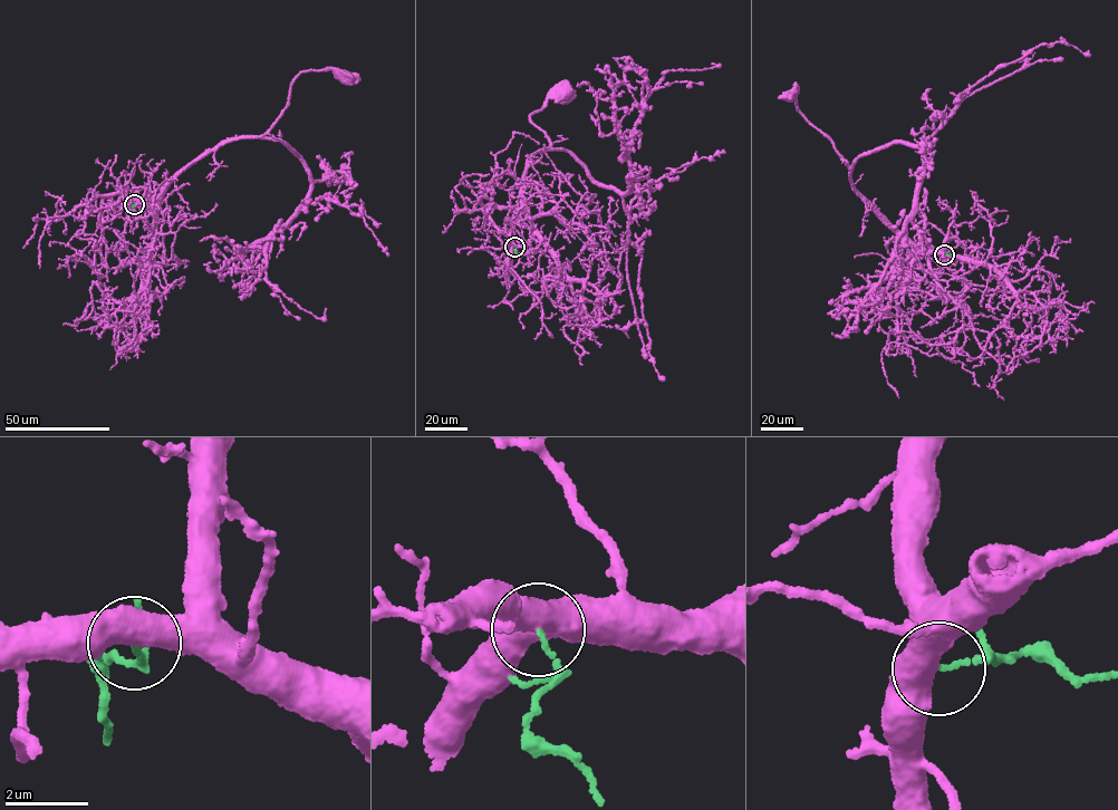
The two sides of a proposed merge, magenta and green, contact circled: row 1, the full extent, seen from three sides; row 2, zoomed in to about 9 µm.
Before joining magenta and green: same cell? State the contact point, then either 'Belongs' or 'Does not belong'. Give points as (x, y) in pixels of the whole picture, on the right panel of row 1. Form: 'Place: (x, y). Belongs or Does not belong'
Place: (944, 254). Belongs

